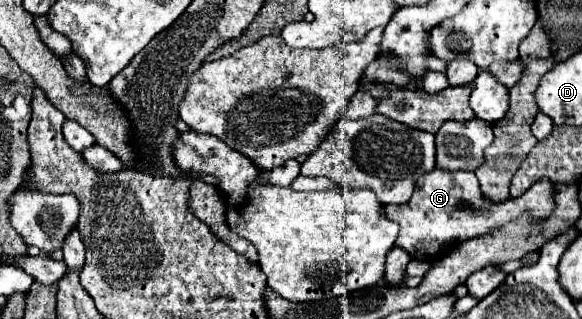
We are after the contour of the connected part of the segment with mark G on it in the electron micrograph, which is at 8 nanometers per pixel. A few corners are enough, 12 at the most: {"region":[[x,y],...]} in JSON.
{"region":[[472,171],[420,175],[386,205],[396,245],[432,263],[524,211],[552,211],[554,183],[492,205]]}

